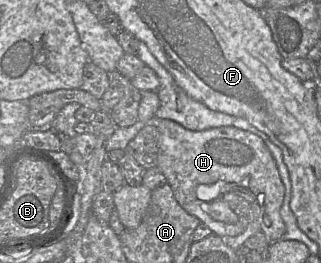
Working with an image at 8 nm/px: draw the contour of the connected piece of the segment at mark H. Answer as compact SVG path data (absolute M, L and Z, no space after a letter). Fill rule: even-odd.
M155 117L152 122L147 124L154 124L158 131L157 168L166 177L176 201L188 214L198 218L212 231L212 234L219 237L233 237L241 234L246 229L242 219L239 219L236 224L226 224L215 221L207 213L210 202L220 199L229 190L233 190L235 191L233 194L244 196L251 204L254 203L254 219L258 220L261 230L271 242L284 239L286 225L281 217L280 210L284 201L285 187L274 157L260 137L235 127L191 131L172 120L155 119Z

